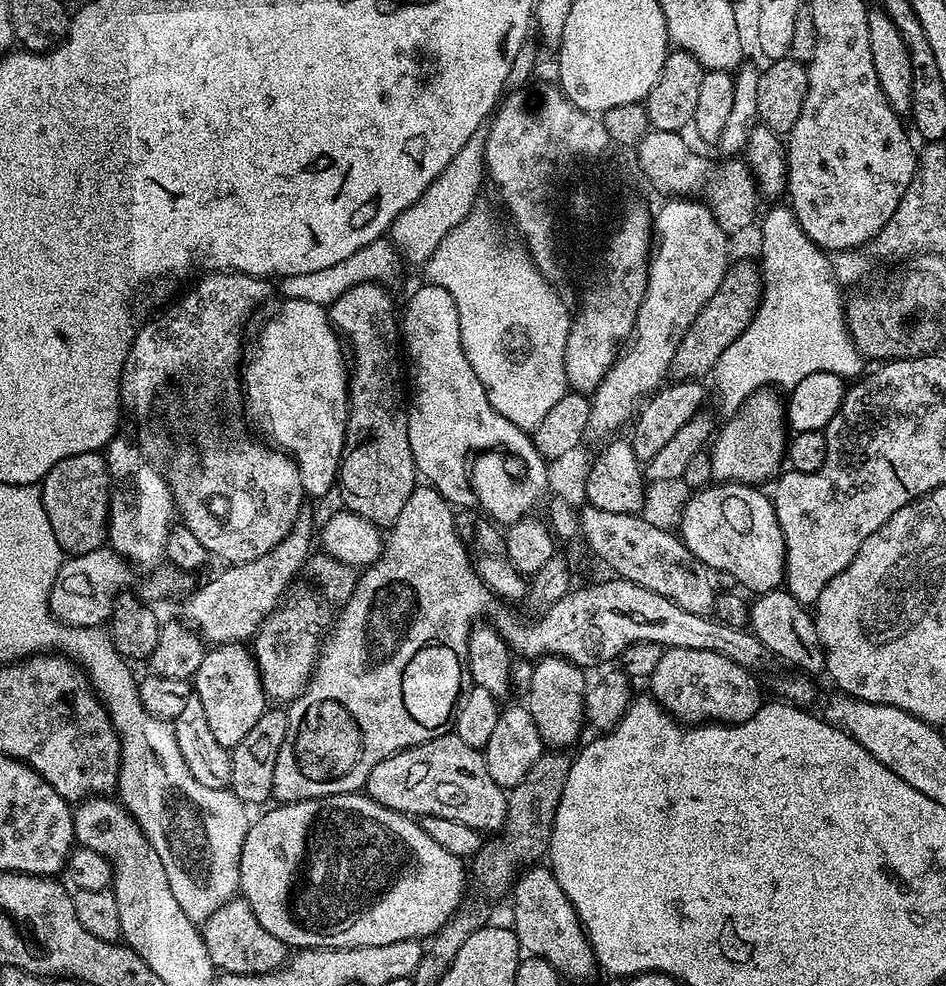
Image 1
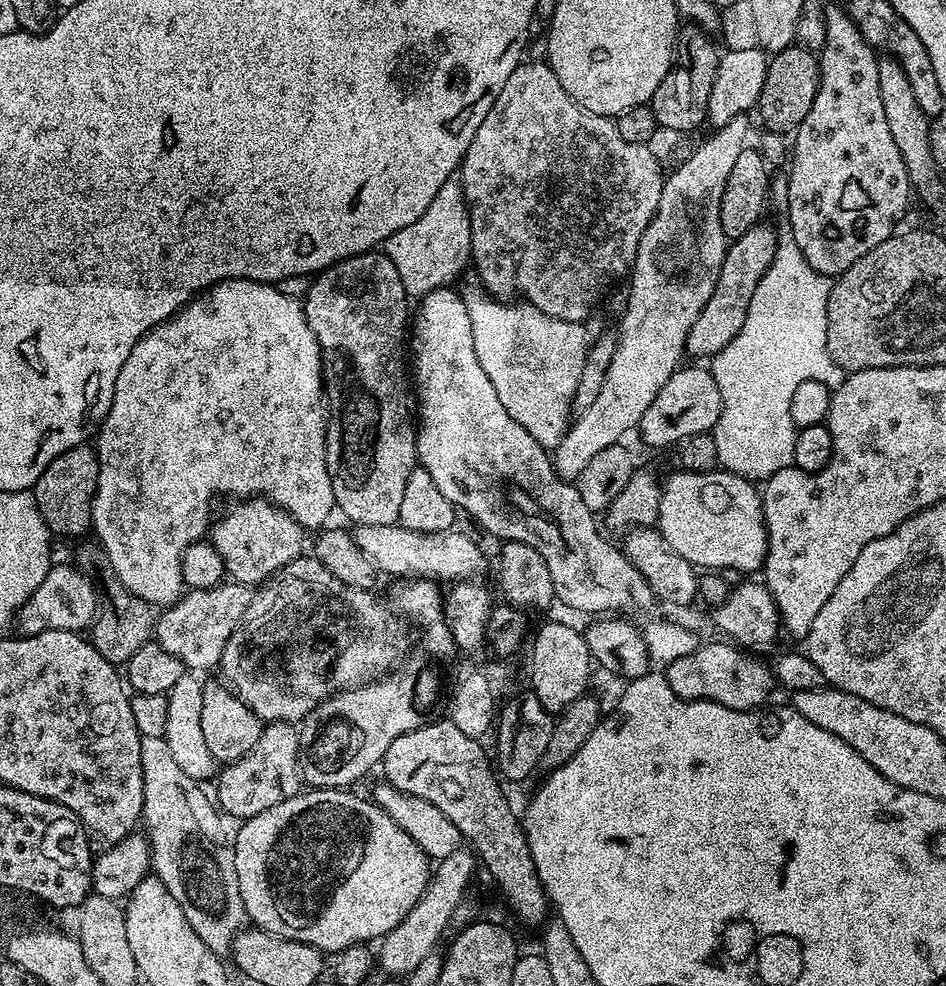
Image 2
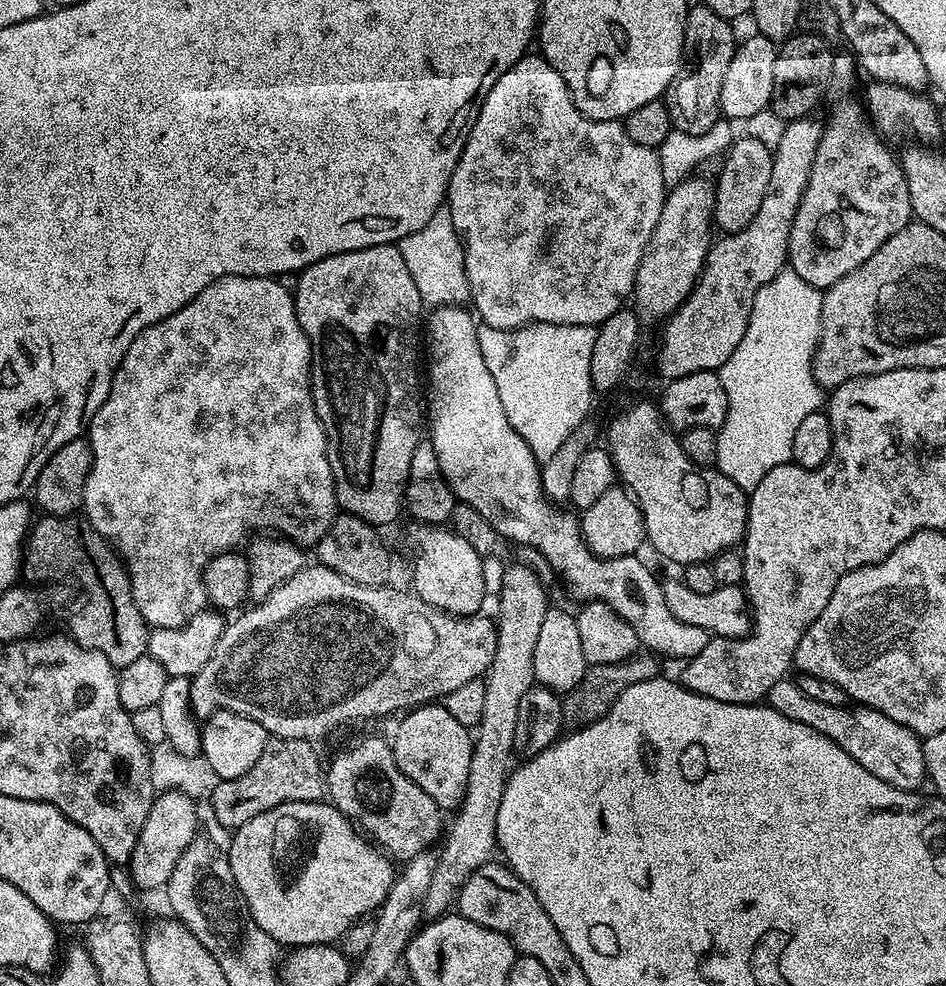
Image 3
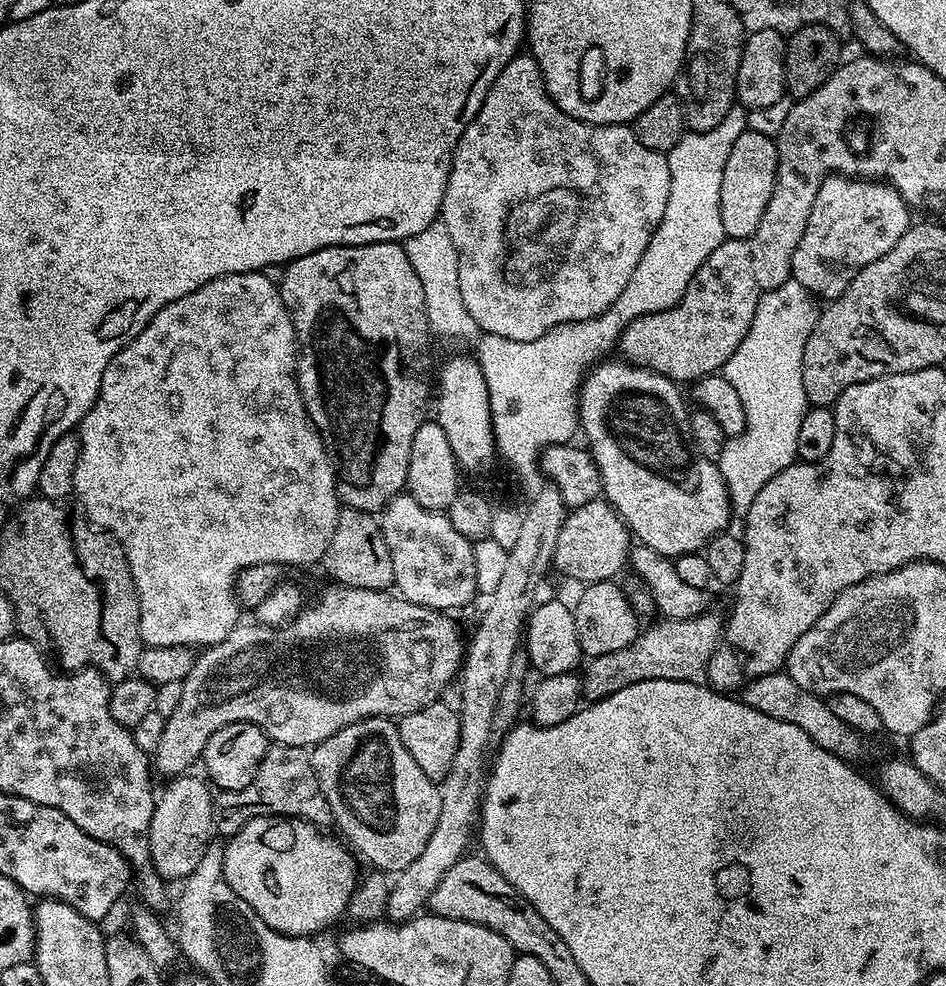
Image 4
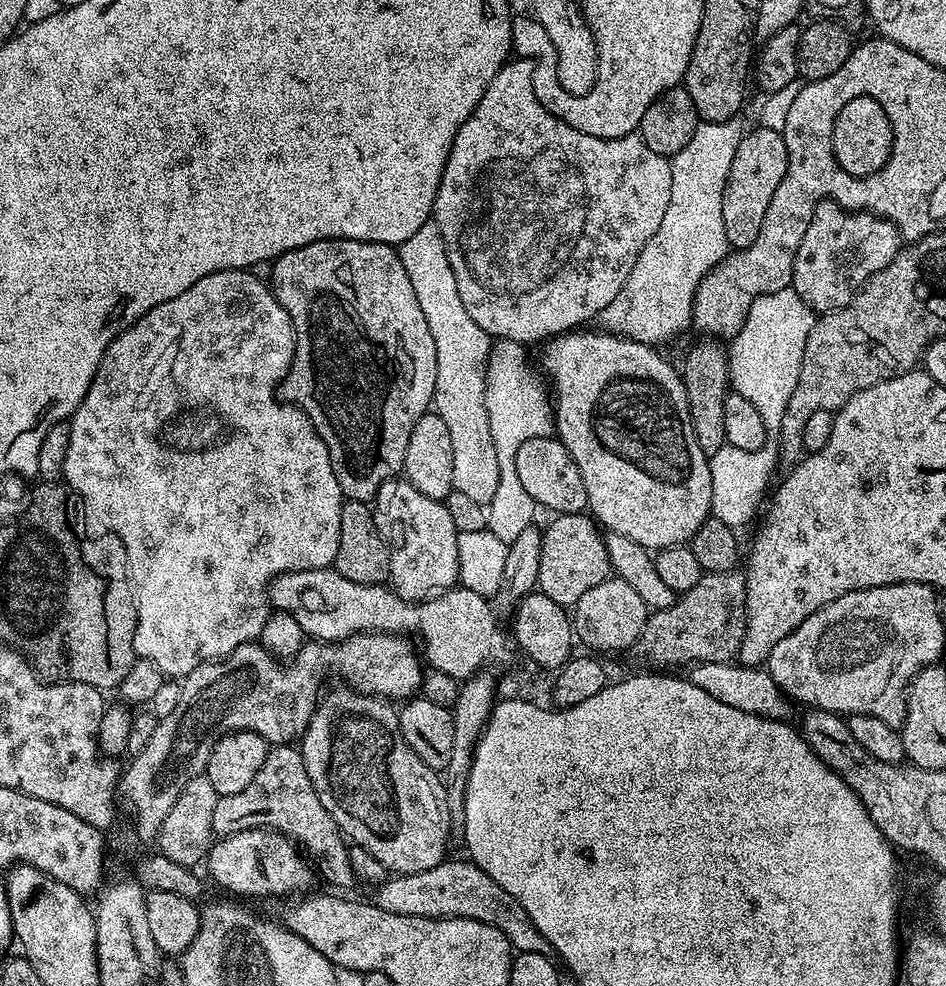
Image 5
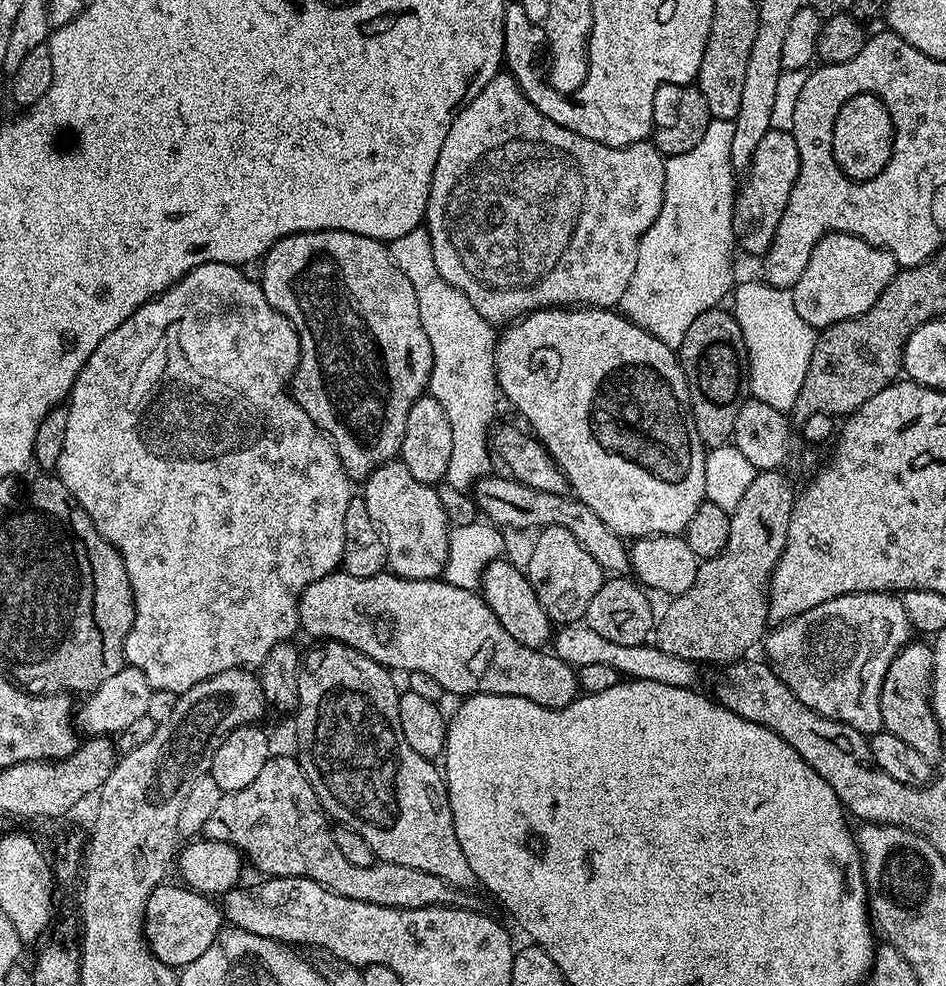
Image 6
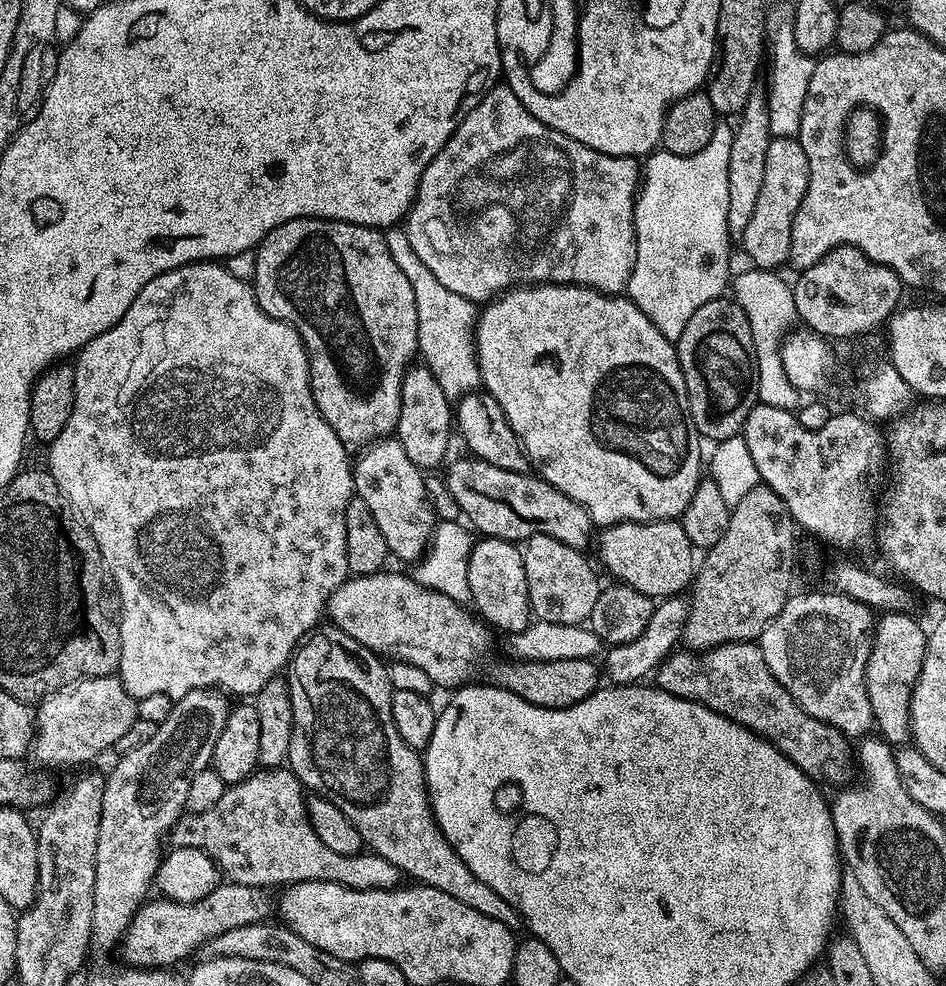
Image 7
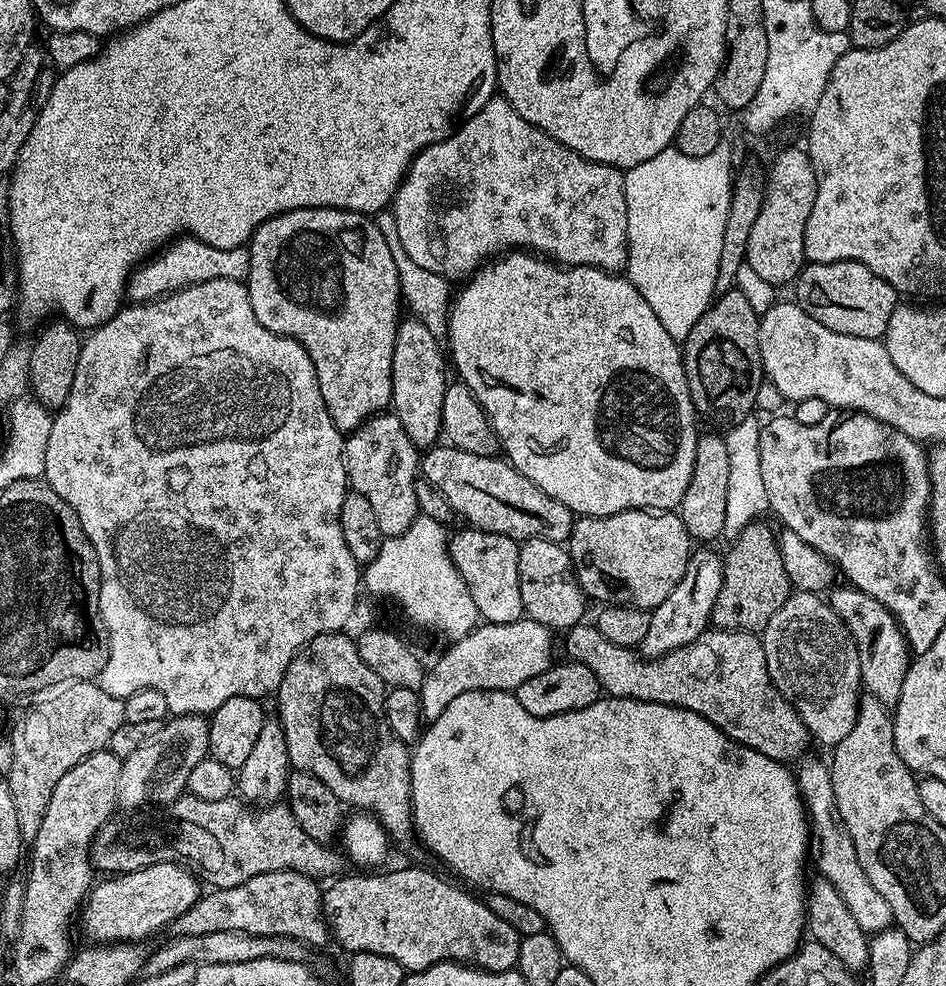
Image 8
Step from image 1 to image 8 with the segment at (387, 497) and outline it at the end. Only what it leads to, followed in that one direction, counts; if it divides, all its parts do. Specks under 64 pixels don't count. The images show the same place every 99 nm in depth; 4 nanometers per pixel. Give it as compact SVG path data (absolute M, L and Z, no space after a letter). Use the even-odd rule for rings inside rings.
M299 208L278 214L252 234L247 245L250 266L246 283L250 294L250 306L254 306L254 318L279 336L288 336L297 340L310 354L310 362L314 362L314 370L318 378L318 390L322 390L322 402L326 402L326 410L341 434L360 428L370 417L383 413L392 402L392 363L394 362L394 338L398 334L398 326L402 319L402 297L398 282L398 266L394 266L394 258L390 255L390 246L386 246L386 238L382 238L382 230L378 230L375 219L362 212L351 212L341 208Z

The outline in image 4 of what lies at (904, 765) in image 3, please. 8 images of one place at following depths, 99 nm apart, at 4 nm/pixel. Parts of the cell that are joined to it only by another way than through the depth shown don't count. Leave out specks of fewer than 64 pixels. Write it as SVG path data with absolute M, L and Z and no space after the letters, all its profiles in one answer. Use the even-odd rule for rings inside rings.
M781 670L749 680L742 689L742 699L746 706L762 710L762 714L767 714L769 718L778 718L778 722L790 722L798 726L798 730L806 730L806 734L810 734L810 738L814 738L814 742L818 742L822 750L832 752L846 761L856 762L864 752L865 741L860 733L855 728L846 726L846 722L834 718L827 699L816 696L810 690L802 690L802 686L798 686L798 682L794 682L787 671Z

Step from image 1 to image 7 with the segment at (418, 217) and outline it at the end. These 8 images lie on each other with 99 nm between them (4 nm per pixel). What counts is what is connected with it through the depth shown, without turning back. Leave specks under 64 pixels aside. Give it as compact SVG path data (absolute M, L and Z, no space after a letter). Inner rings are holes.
M393 226L384 232L386 246L390 246L390 258L394 258L395 264L406 274L406 279L410 282L410 287L414 289L414 303L418 306L418 352L422 357L423 363L428 365L428 369L438 378L438 386L448 399L456 402L475 392L481 387L480 371L478 370L478 358L476 357L476 318L478 308L473 301L462 298L462 294L454 294L454 290L449 290L434 278L426 265L422 263L422 258L414 254L414 246L410 246L410 238L403 227Z

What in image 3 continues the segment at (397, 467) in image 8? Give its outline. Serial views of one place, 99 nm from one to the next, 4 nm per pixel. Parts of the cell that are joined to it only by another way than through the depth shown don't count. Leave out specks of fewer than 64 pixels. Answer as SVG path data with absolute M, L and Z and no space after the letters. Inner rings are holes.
M419 522L411 526L413 528L408 532L408 544L413 548L411 587L415 595L422 597L430 606L449 612L451 616L477 615L486 601L482 582L484 557L451 527Z

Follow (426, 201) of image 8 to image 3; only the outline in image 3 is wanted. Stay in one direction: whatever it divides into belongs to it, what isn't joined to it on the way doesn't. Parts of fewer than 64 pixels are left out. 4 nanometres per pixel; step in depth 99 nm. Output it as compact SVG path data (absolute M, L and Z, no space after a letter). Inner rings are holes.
M525 54L494 86L480 107L478 118L466 138L466 146L454 166L454 174L448 183L446 207L454 228L458 230L460 241L464 243L464 261L468 279L468 295L475 315L489 328L510 330L525 328L527 324L591 324L599 326L610 318L618 309L625 307L624 300L633 295L636 287L638 266L644 257L646 246L658 226L658 214L666 195L666 185L662 178L660 154L655 148L638 146L626 134L623 123L619 120L590 120L578 110L562 74L550 66L543 55Z

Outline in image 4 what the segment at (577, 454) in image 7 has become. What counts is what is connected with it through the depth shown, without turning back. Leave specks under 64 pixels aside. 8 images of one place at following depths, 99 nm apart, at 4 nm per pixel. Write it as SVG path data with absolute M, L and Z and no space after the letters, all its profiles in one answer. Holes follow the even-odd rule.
M605 359L597 363L595 367L585 376L583 384L580 386L580 418L578 421L579 431L584 432L583 443L589 452L592 453L594 462L600 471L600 486L603 499L611 504L612 509L624 519L628 525L629 532L639 543L650 546L650 550L658 550L658 554L663 556L678 557L685 556L691 552L700 552L710 538L714 538L718 533L725 531L729 527L728 519L733 519L732 503L728 497L728 491L724 485L724 479L719 472L717 465L710 460L704 460L697 456L695 451L686 443L686 429L688 427L688 417L690 408L684 405L684 396L679 392L677 381L668 380L662 374L658 374L649 368L640 368L636 364L630 364L623 359Z

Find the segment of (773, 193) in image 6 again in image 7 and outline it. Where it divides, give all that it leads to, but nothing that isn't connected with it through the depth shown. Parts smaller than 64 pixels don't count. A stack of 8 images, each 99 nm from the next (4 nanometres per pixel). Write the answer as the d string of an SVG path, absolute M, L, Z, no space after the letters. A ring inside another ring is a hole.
M773 136L770 147L766 149L766 171L762 177L762 190L758 193L758 203L754 214L746 225L742 241L744 252L753 260L757 269L780 270L788 264L792 245L794 214L802 206L806 186L810 182L810 162L806 162L806 150L802 150L795 136Z

